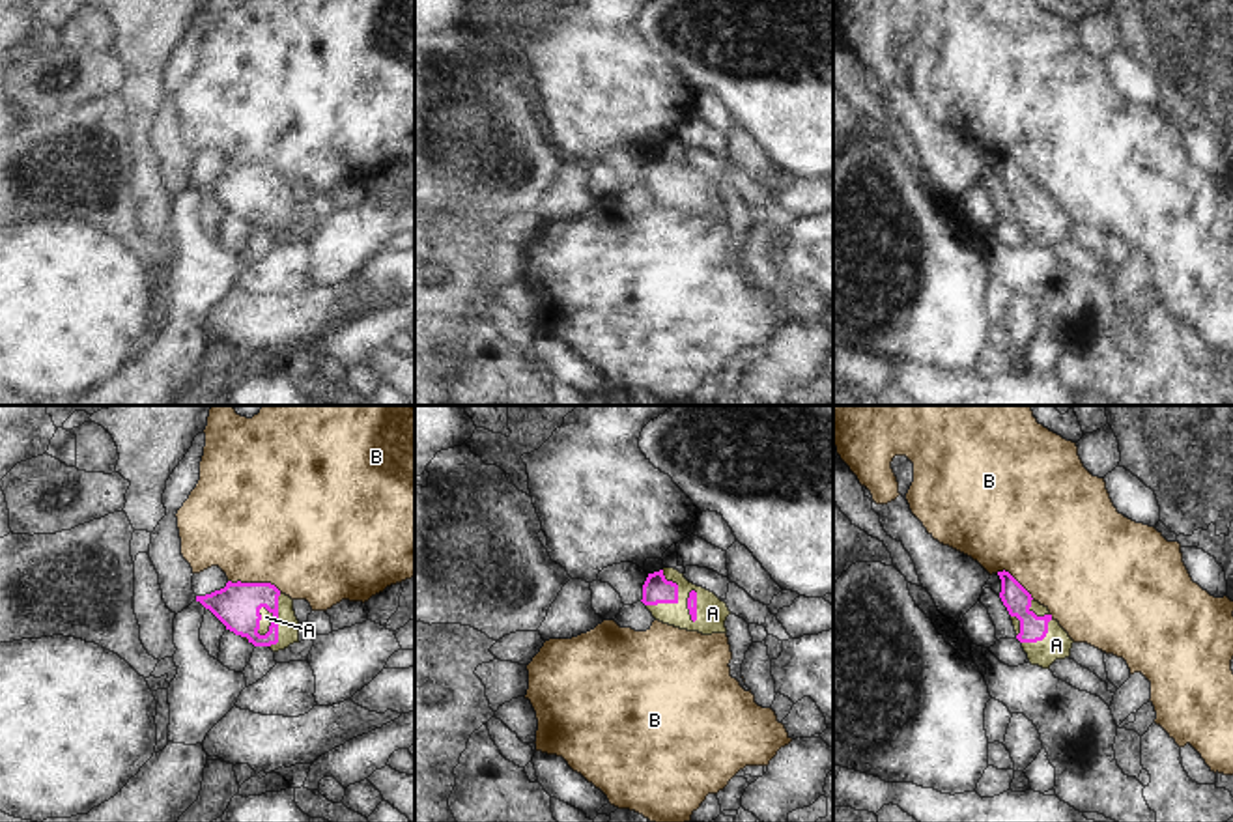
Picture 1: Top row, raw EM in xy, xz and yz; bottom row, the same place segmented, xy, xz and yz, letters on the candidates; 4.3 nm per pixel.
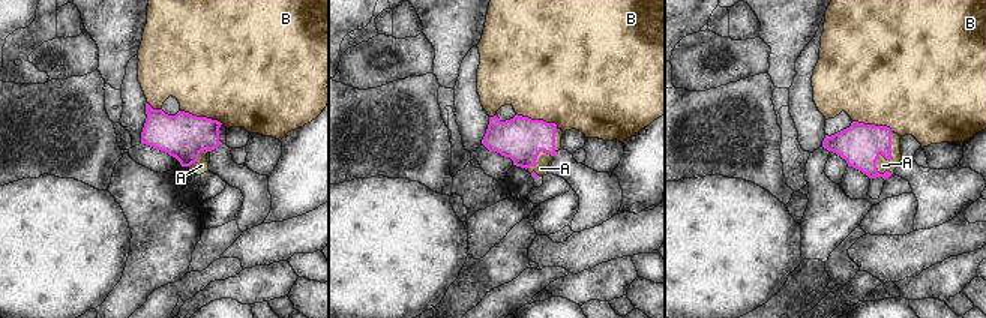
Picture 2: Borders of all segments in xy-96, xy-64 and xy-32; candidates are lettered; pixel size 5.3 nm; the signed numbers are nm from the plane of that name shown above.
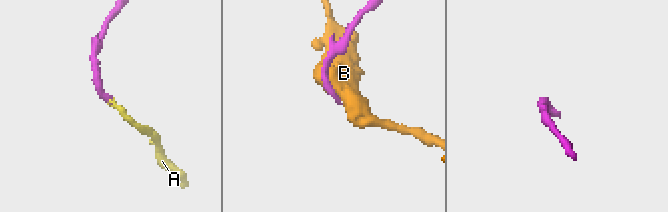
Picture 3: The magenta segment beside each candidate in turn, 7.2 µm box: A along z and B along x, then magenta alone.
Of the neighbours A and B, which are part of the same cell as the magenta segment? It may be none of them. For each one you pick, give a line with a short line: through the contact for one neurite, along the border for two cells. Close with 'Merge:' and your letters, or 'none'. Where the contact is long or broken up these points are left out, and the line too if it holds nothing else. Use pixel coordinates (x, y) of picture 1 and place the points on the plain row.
A: xz (656, 170), (677, 180), (694, 204), (712, 195)
Merge: A

